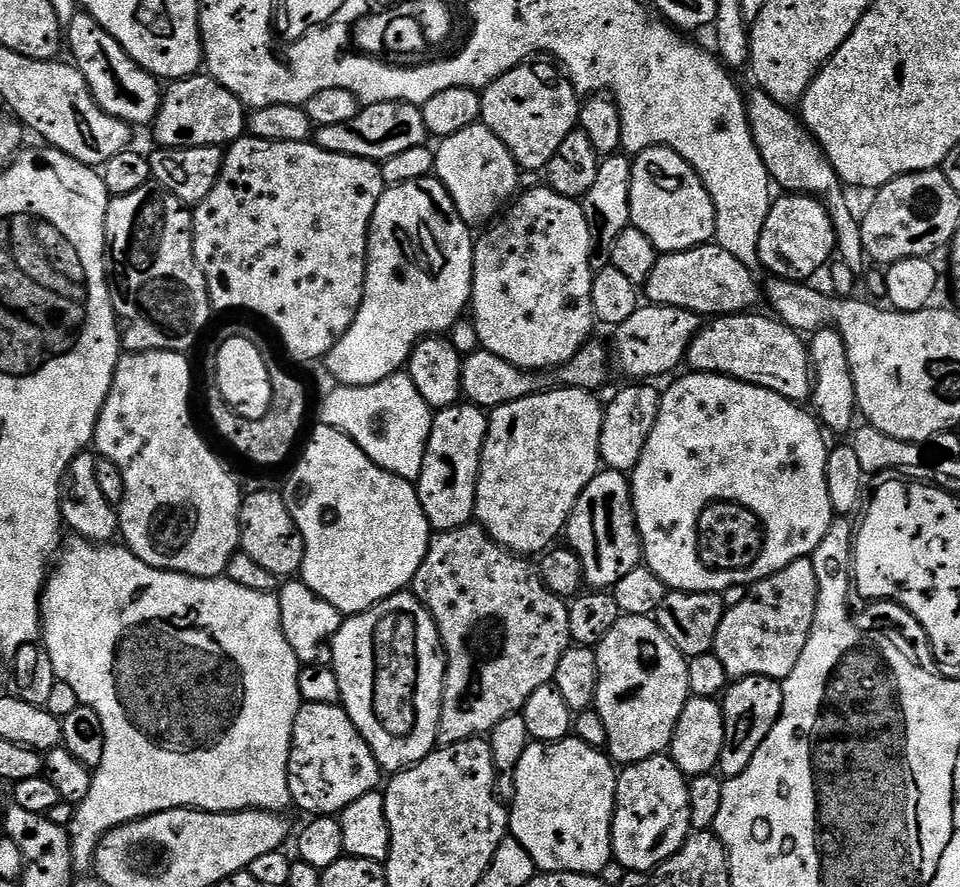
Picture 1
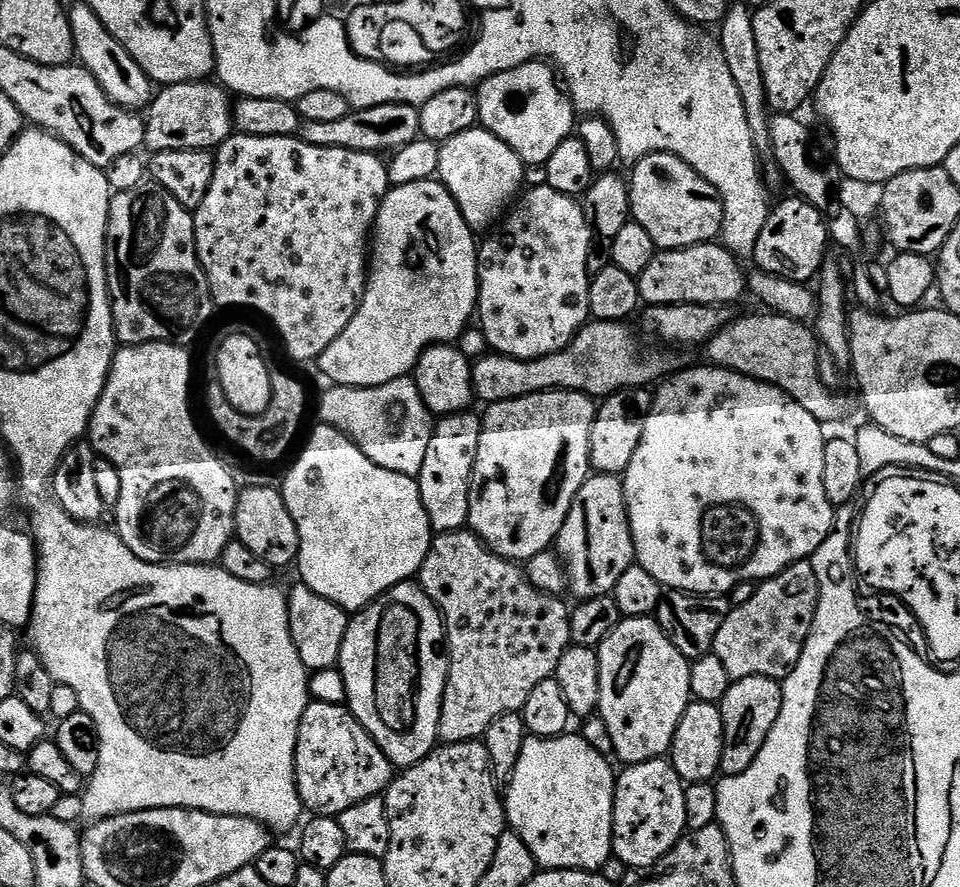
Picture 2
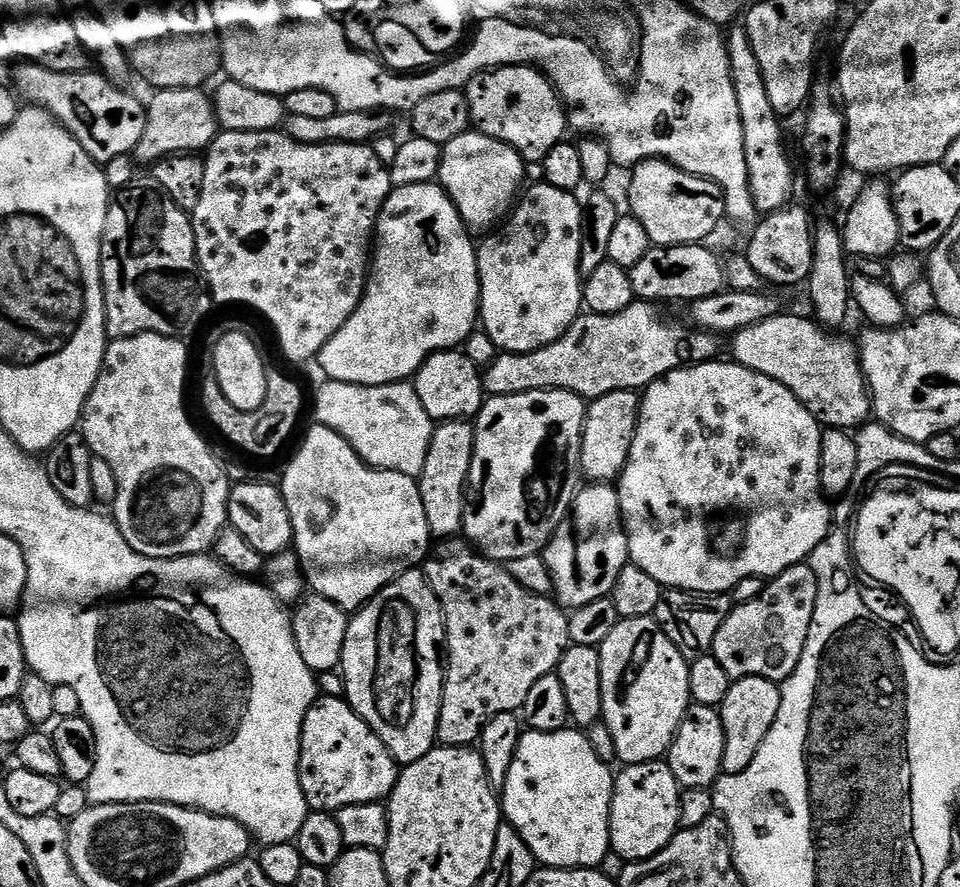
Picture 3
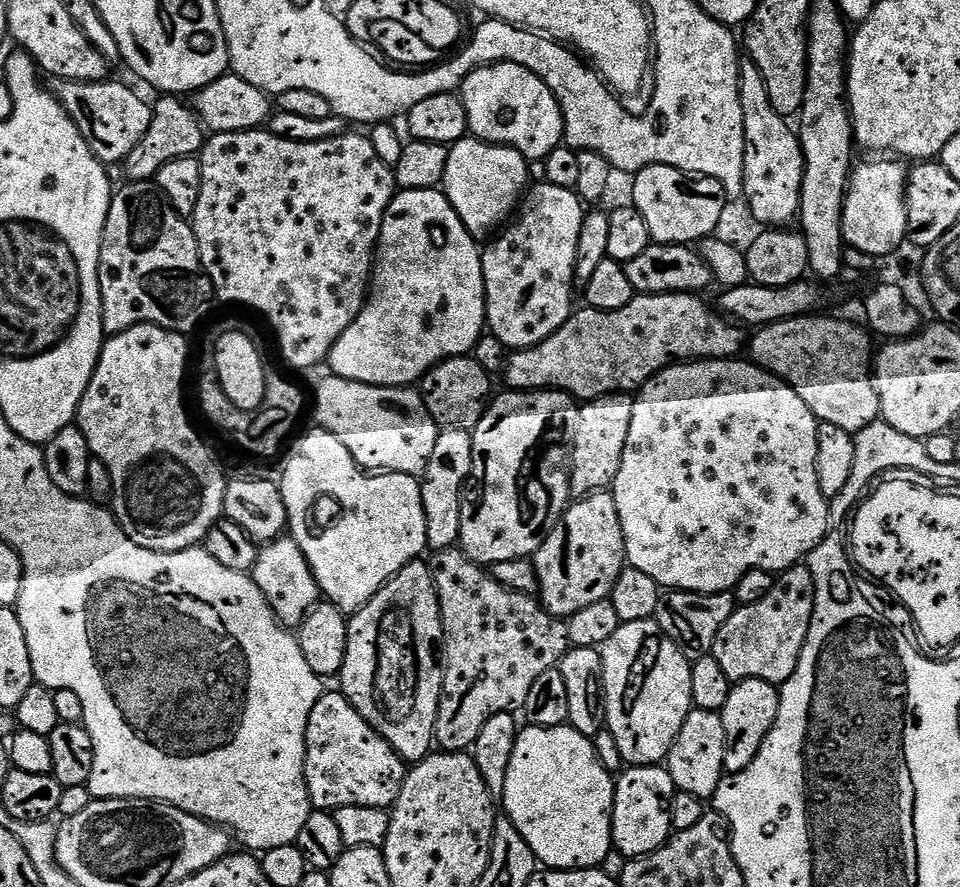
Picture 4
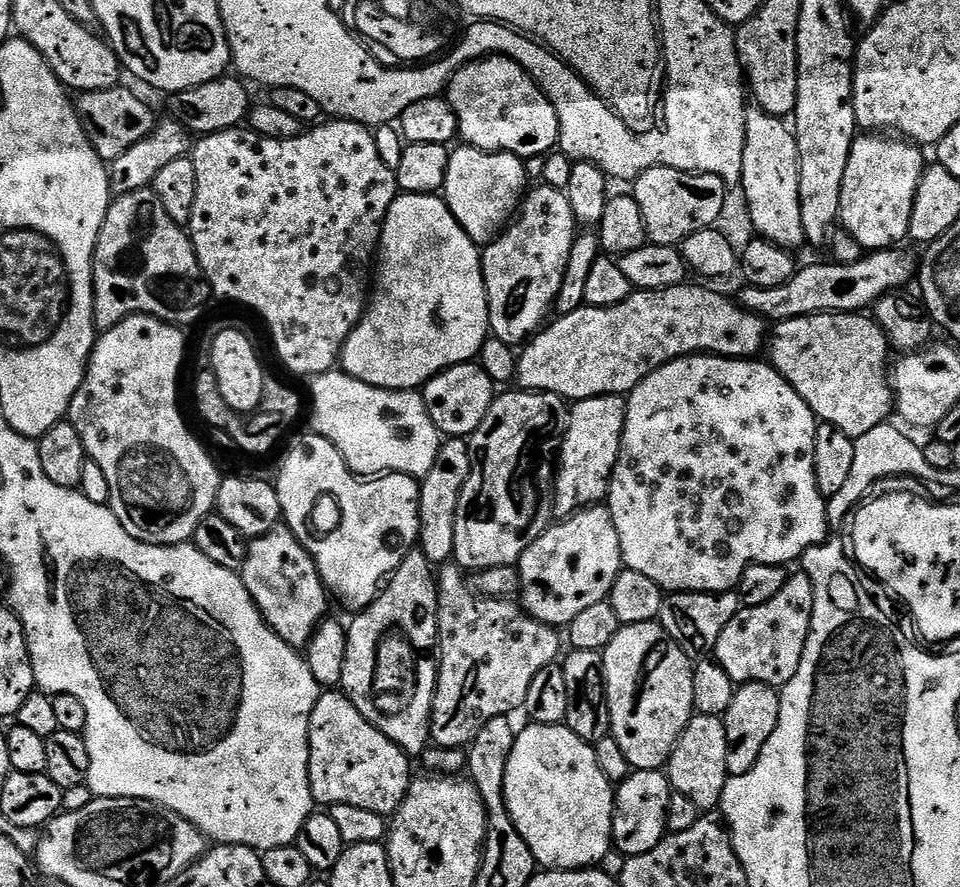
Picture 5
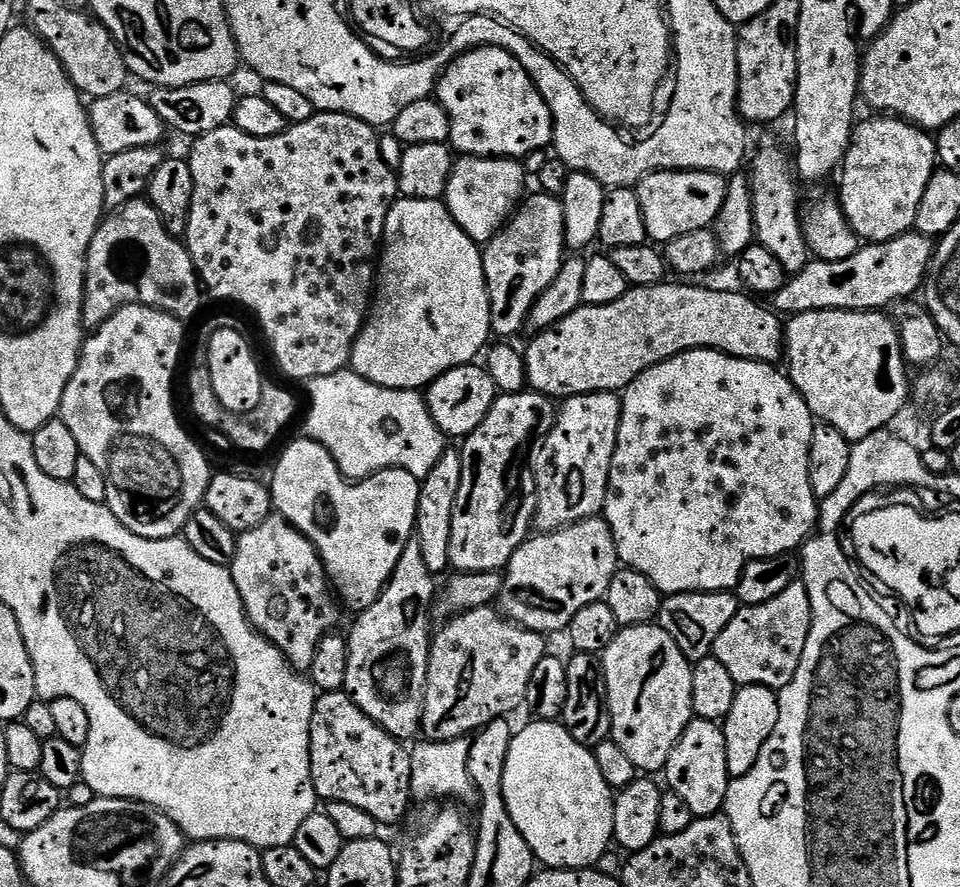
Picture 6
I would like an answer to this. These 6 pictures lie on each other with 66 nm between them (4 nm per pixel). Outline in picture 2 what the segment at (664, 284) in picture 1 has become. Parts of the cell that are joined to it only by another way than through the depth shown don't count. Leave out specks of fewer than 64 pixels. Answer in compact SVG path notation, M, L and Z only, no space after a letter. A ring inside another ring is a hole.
M709 242L707 244L695 244L689 248L669 248L657 251L656 256L642 270L638 277L640 286L640 299L645 305L654 304L715 304L717 306L735 305L735 300L746 292L746 272L741 261L733 256L723 243Z

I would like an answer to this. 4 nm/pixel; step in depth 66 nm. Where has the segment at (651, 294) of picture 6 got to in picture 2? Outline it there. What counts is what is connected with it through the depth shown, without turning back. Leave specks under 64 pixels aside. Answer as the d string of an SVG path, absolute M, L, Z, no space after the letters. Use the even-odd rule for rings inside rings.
M592 320L580 328L576 337L562 350L537 360L519 360L499 354L482 356L472 366L475 399L484 400L483 403L489 405L522 398L535 392L557 390L607 398L621 392L623 388L648 388L685 367L686 361L676 353L679 351L647 352L636 341L637 333L632 333L628 326L619 320Z

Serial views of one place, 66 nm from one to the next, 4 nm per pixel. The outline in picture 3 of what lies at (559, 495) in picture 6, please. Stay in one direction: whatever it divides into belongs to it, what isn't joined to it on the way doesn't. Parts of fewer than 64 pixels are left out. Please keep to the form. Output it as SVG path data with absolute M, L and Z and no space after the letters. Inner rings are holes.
M618 390L591 401L584 414L584 429L580 435L580 462L582 476L588 482L612 482L626 466L630 446L634 442L636 423L640 417L639 391Z

